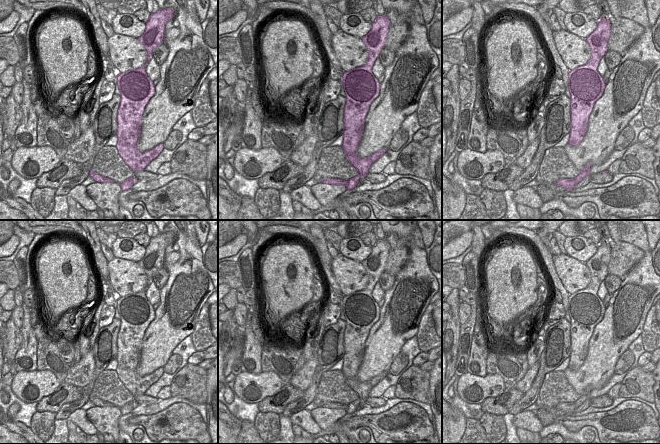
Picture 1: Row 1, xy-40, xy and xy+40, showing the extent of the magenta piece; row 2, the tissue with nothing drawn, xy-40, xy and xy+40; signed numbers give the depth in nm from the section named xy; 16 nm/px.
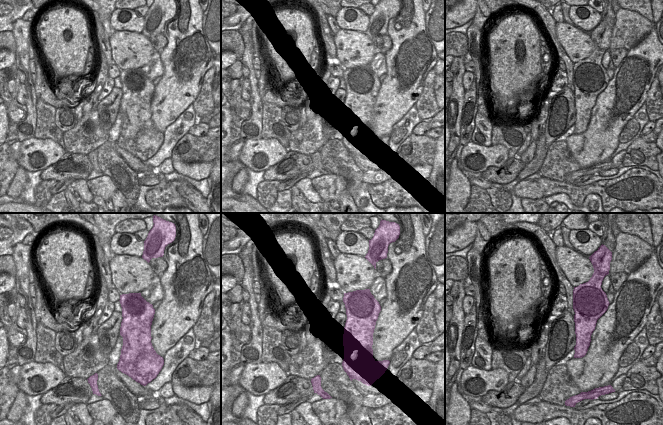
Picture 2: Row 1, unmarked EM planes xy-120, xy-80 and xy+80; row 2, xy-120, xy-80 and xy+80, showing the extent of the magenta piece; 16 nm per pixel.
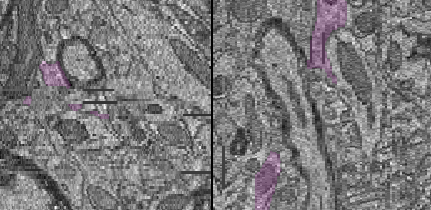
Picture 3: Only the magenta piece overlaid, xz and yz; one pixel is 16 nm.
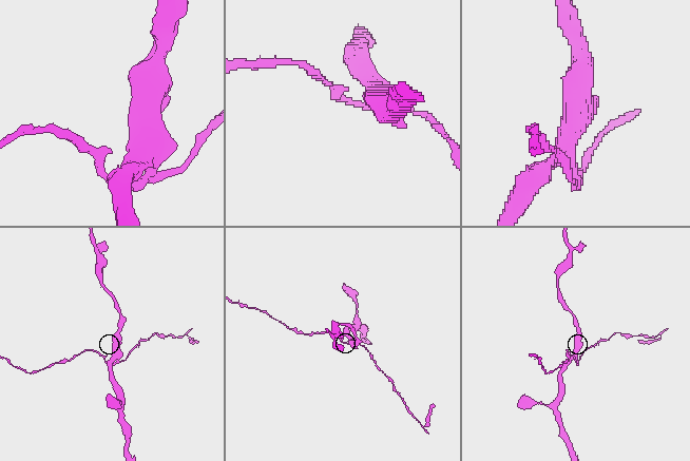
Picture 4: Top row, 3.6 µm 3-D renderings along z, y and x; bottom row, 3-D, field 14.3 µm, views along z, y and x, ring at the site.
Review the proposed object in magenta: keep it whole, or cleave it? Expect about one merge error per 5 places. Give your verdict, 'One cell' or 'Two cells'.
Two cells

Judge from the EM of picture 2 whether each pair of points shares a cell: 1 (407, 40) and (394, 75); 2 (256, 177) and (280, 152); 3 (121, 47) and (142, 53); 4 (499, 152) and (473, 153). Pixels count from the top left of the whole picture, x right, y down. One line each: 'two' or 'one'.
1: one
2: two
3: one
4: one

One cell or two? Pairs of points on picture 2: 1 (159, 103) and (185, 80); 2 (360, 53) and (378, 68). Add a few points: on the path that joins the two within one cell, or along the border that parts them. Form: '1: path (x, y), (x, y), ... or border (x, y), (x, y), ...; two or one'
1: path (165, 100), (179, 86); one
2: border (377, 52), (368, 64); two

